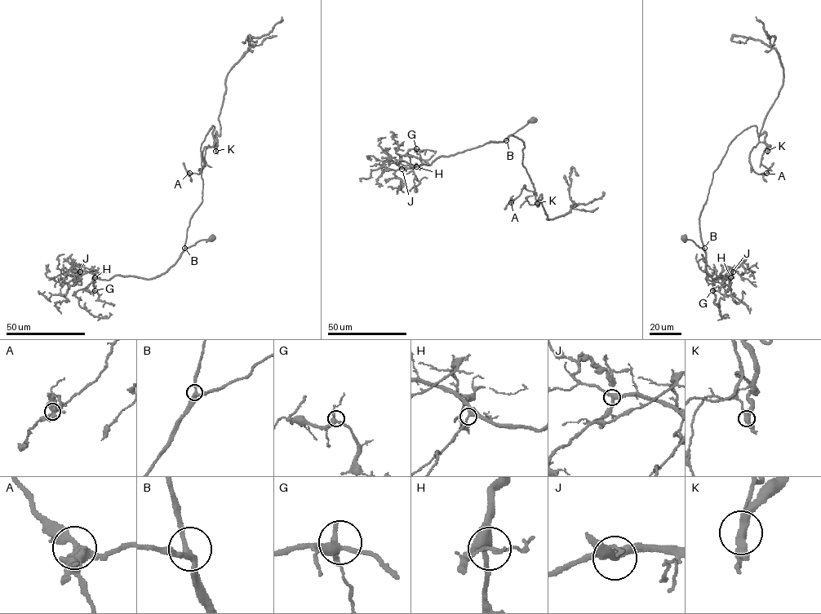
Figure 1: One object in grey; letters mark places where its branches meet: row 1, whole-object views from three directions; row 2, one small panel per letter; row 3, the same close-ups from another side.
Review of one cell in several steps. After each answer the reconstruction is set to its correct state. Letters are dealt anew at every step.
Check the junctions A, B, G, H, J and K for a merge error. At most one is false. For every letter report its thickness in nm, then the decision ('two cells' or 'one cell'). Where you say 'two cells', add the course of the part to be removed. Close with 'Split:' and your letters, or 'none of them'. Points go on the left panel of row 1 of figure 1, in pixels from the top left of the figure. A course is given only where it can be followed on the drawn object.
A: 400 nm thick; one cell
B: 280 nm thick; one cell
G: 320 nm thick; one cell
H: 380 nm thick; one cell
J: 340 nm thick; one cell
K: 320 nm thick; two cells; foreign part runs (215, 150), (227, 75), (253, 46), (248, 36), (254, 41), (257, 40)
Split: K

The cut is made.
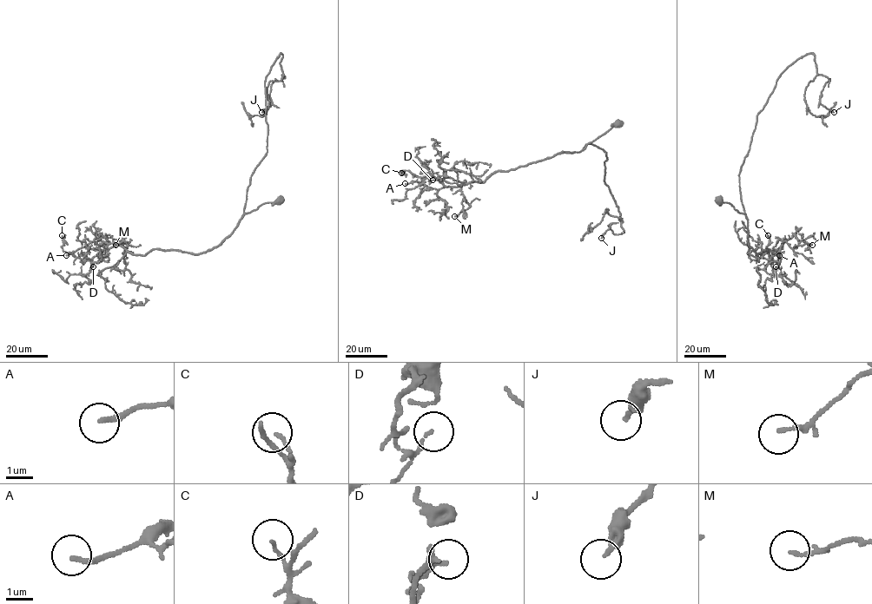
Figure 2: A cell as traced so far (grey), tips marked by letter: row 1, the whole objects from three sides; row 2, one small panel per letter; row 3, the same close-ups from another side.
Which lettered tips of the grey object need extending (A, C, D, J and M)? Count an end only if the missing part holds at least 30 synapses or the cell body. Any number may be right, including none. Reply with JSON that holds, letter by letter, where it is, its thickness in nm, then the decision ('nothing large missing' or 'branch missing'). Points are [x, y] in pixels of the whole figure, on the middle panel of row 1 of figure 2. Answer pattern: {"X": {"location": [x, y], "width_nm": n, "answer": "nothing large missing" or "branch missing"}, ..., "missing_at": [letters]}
{"A": {"location": [405, 183], "width_nm": 180, "answer": "nothing large missing"}, "C": {"location": [401, 173], "width_nm": 100, "answer": "nothing large missing"}, "D": {"location": [432, 180], "width_nm": 110, "answer": "nothing large missing"}, "J": {"location": [601, 238], "width_nm": 190, "answer": "nothing large missing"}, "M": {"location": [454, 216], "width_nm": 120, "answer": "nothing large missing"}, "missing_at": []}

